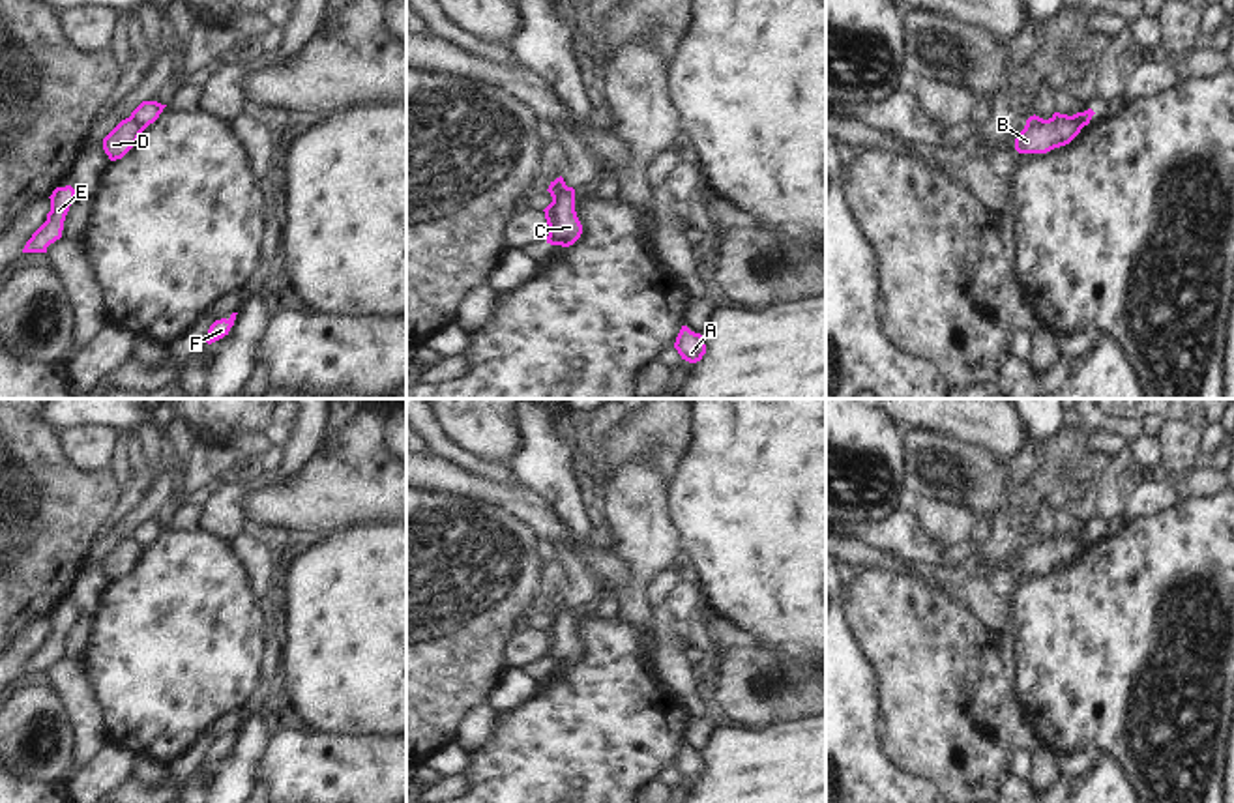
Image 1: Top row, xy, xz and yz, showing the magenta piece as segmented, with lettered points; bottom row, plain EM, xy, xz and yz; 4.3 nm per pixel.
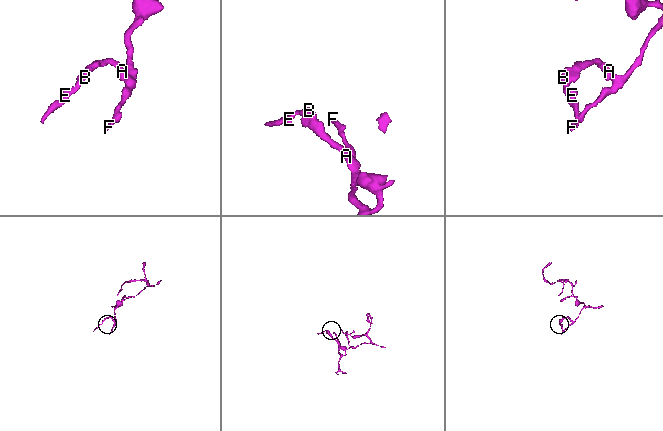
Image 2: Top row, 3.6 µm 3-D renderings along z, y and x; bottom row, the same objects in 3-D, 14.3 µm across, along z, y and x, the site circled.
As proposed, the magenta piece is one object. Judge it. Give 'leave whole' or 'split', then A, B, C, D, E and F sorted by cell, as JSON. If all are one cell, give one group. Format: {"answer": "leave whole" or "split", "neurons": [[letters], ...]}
{"answer": "split", "neurons": [["A", "C", "F"], ["B", "D", "E"]]}

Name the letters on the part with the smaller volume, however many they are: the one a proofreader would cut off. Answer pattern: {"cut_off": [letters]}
{"cut_off": ["B", "D", "E"]}

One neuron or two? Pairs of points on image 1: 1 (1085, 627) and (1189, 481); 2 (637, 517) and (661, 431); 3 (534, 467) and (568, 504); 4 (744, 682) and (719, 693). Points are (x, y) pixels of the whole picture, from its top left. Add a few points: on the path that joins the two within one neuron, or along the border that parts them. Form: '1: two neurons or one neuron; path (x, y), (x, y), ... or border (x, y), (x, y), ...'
1: two neurons; border (1214, 491), (1203, 496), (1180, 498)
2: two neurons; border (609, 478), (633, 459), (645, 459), (667, 491)
3: one neuron; path (543, 474), (562, 495)
4: one neuron; path (738, 687), (733, 693), (725, 693)

